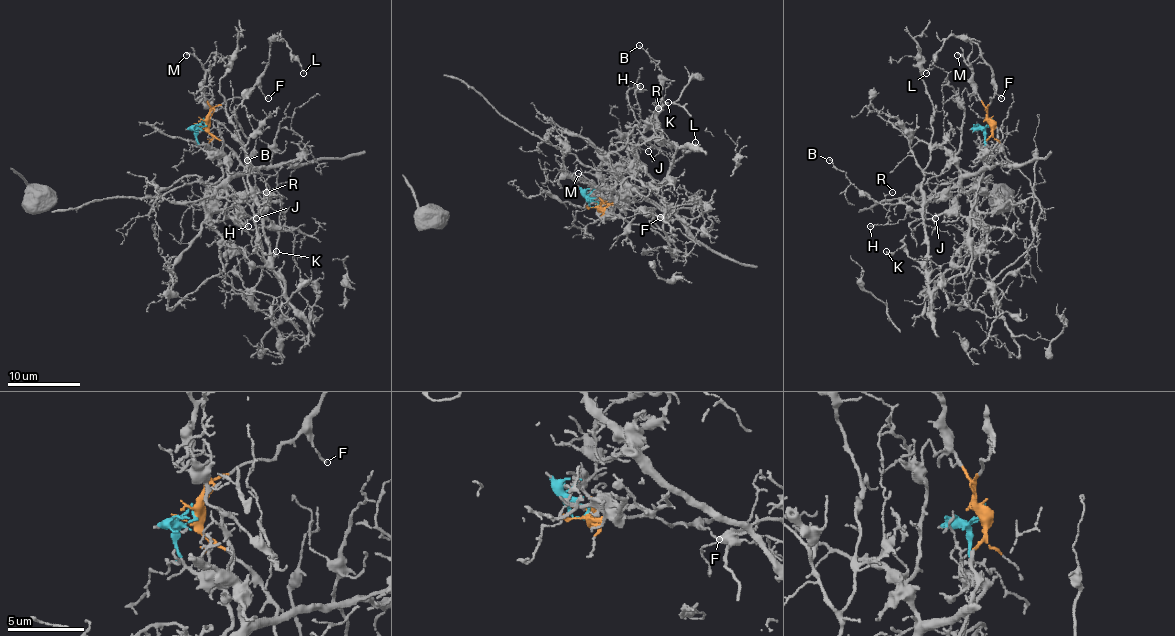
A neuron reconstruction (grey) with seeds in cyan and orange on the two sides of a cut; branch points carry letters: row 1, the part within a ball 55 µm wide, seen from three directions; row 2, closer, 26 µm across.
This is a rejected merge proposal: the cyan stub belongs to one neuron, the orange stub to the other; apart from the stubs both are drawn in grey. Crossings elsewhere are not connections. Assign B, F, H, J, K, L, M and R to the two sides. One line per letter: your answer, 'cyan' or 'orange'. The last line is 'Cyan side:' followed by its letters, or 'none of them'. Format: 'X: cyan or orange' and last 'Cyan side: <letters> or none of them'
B: orange
F: orange
H: orange
J: cyan
K: orange
L: orange
M: orange
R: orange
Cyan side: J

